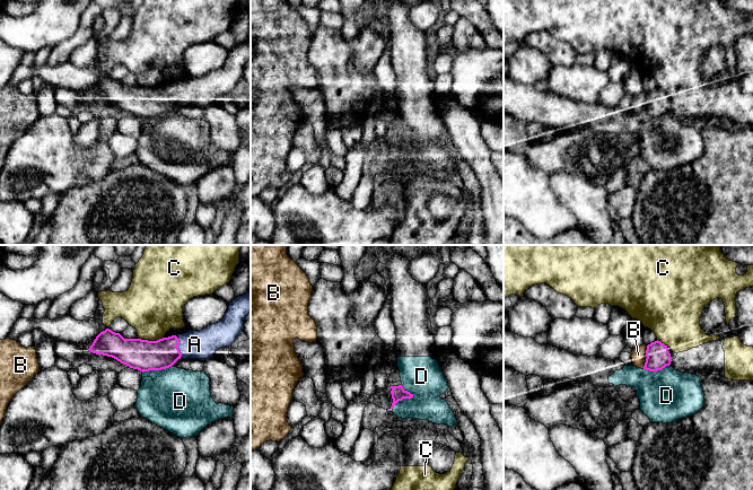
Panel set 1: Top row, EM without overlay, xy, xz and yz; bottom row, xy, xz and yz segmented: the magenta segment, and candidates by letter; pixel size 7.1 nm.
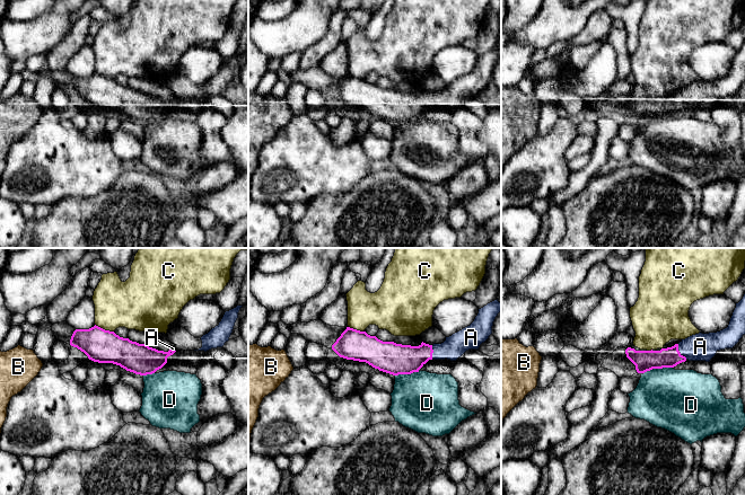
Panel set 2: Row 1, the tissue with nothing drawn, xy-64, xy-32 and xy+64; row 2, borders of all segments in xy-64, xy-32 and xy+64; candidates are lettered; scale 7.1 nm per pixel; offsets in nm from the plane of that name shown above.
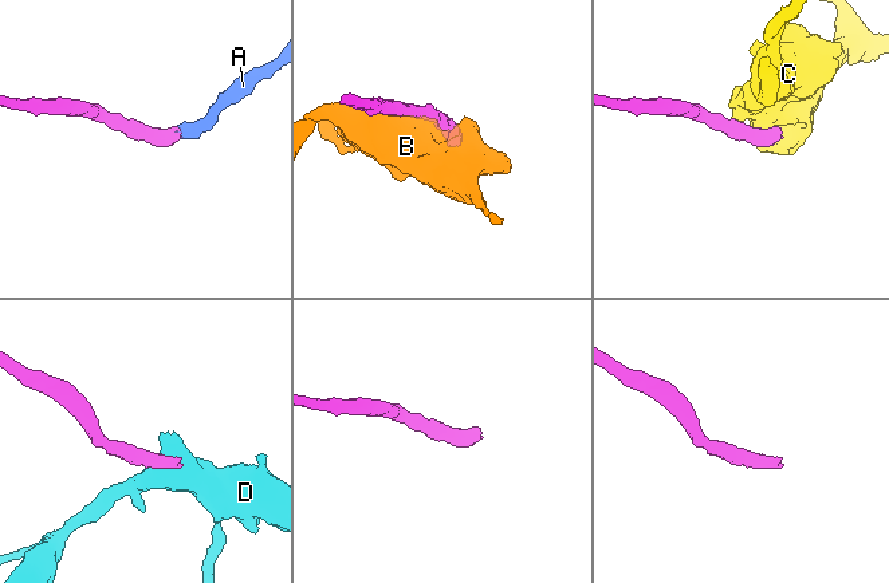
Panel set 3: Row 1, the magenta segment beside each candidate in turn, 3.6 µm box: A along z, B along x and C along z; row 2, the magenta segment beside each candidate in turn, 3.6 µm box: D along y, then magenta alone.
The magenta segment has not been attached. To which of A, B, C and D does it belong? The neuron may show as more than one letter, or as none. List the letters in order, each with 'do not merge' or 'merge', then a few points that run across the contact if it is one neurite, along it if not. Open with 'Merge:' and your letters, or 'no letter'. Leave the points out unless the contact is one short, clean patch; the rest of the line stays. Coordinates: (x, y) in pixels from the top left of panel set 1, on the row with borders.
Merge: A
A: merge; line xy (143, 355), (160, 355), (177, 347), (194, 344)
B: do not merge
C: do not merge
D: do not merge; line xz (413, 394), (411, 397), (400, 400), (392, 408)

